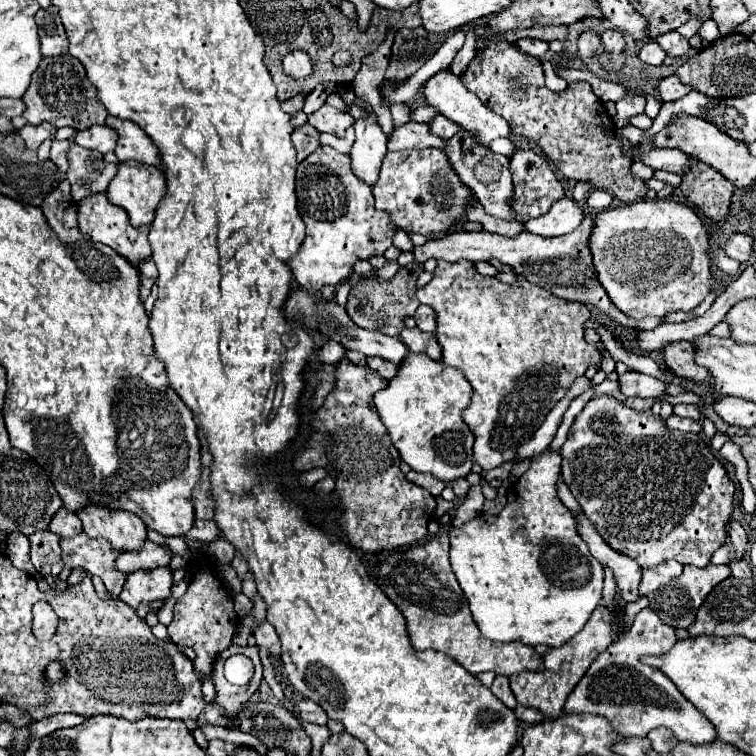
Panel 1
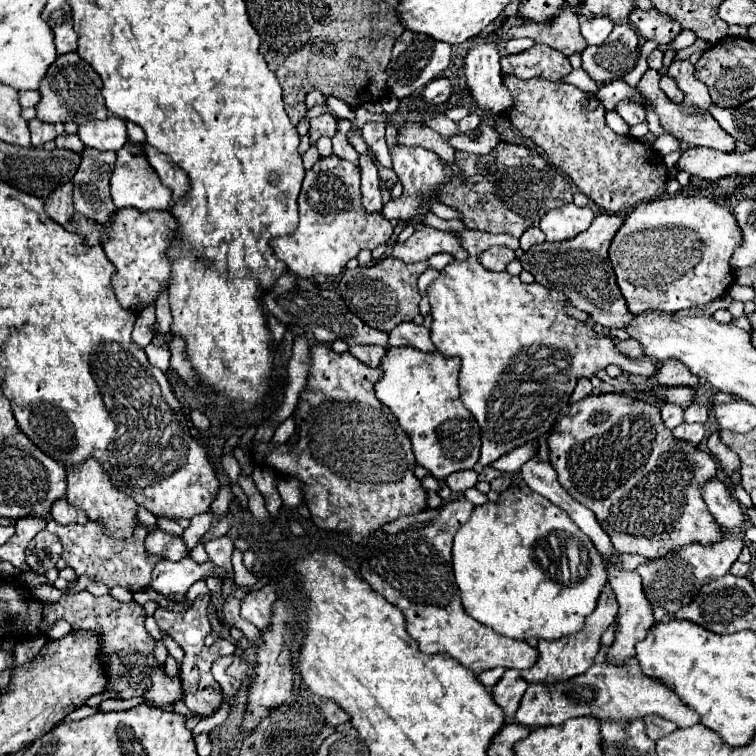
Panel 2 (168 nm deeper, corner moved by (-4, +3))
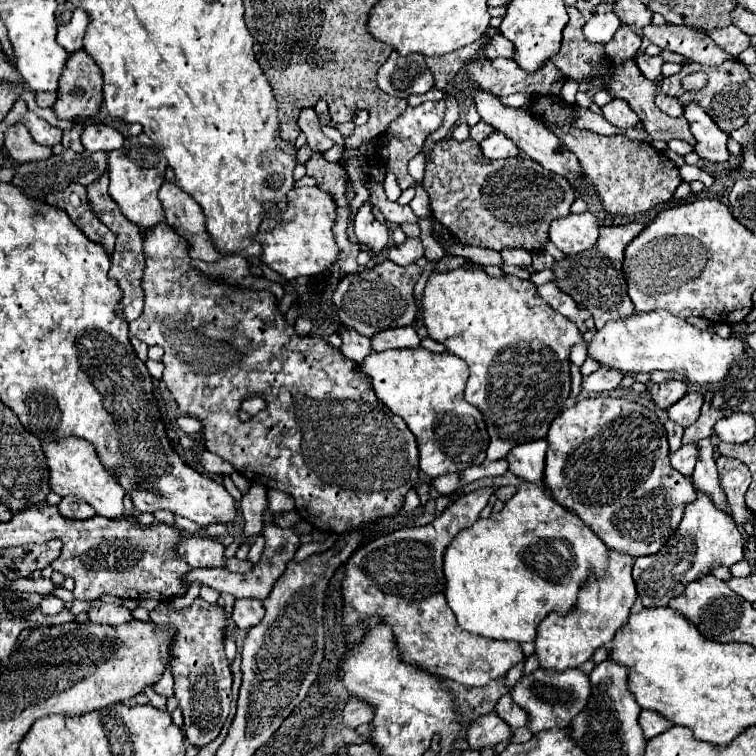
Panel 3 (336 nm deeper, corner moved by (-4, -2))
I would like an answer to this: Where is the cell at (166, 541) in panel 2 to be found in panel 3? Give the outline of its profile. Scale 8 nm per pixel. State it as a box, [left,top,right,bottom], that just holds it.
[178,537,226,567]

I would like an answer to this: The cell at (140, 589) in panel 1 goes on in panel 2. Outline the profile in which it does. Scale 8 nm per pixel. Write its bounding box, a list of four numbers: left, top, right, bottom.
[152,558,228,596]

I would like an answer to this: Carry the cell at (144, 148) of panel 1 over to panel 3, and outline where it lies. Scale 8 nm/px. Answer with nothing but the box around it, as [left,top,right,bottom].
[160,183,222,263]

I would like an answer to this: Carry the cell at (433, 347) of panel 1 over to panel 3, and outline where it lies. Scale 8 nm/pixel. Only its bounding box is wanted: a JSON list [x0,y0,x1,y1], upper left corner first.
[370,327,420,351]

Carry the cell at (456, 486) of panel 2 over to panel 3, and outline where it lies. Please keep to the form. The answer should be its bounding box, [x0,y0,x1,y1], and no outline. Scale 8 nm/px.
[432,473,458,495]

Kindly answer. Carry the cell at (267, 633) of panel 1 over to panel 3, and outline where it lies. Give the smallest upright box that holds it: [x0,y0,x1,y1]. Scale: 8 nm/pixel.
[232,599,264,629]

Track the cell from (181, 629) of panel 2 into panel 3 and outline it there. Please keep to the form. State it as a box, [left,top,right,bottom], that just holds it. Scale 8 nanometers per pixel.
[150,597,232,749]

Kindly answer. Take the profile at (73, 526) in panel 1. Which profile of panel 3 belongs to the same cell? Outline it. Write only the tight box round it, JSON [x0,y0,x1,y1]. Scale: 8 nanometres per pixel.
[58,495,96,519]

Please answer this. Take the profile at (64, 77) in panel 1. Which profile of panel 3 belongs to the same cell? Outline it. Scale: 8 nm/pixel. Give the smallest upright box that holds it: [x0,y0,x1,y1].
[54,51,102,119]

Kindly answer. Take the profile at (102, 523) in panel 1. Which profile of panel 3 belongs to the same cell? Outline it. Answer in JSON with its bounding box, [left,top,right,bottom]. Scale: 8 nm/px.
[42,437,124,519]

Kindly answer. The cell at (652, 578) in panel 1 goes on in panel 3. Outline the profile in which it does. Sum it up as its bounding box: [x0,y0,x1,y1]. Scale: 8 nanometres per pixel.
[444,483,608,643]

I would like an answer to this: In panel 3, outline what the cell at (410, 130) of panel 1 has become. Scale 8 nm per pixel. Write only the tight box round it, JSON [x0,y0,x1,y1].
[480,131,520,159]

